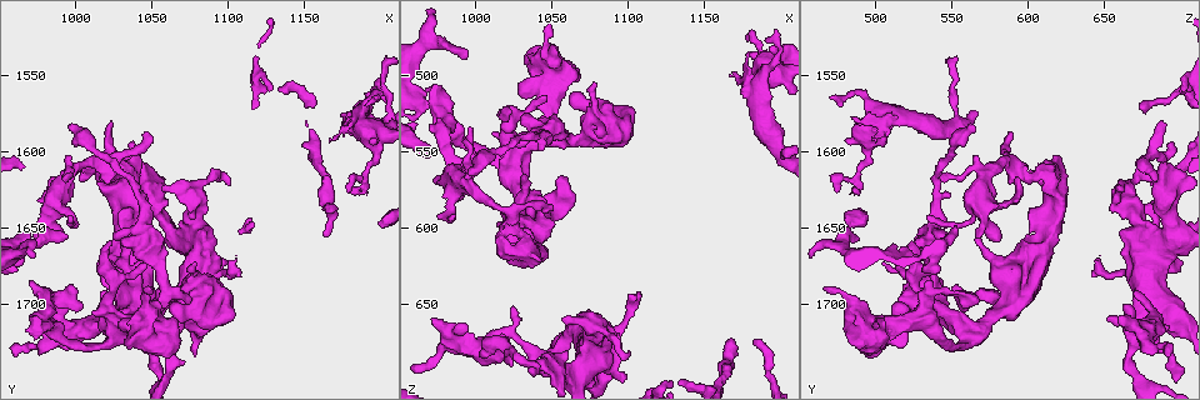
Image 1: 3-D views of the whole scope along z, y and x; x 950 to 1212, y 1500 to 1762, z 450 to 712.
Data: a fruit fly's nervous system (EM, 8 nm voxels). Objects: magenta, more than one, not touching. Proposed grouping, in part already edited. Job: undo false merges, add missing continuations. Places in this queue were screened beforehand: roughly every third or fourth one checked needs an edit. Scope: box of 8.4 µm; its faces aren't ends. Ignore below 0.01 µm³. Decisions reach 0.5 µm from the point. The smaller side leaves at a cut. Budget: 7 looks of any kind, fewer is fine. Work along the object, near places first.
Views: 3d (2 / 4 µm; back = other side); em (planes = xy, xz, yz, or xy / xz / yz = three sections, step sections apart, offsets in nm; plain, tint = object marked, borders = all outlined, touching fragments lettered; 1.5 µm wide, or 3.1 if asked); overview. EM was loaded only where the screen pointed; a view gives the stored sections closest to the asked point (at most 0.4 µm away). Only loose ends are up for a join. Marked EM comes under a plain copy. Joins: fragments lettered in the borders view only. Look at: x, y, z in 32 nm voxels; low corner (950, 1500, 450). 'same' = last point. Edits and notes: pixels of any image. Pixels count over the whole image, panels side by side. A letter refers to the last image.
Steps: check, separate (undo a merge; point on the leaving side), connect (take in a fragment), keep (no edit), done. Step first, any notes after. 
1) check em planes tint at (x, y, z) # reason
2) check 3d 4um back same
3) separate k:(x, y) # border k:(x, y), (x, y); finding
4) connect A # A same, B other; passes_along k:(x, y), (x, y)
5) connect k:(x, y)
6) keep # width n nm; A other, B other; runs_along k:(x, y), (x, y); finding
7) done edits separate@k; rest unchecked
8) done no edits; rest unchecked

check 3d 2um at (1054, 1692, 568) # branch stops here

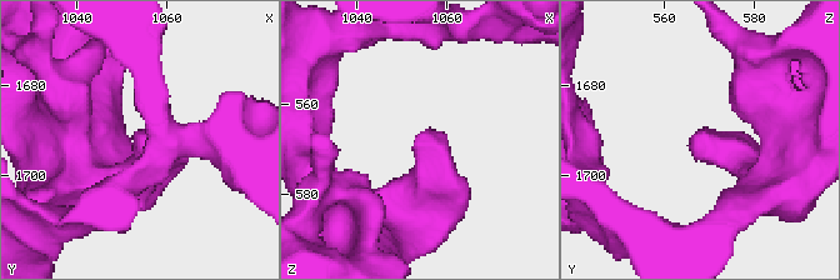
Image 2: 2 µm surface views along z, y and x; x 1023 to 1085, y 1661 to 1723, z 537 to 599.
check em planes borders at (1054, 1691, 567) # need the tissue

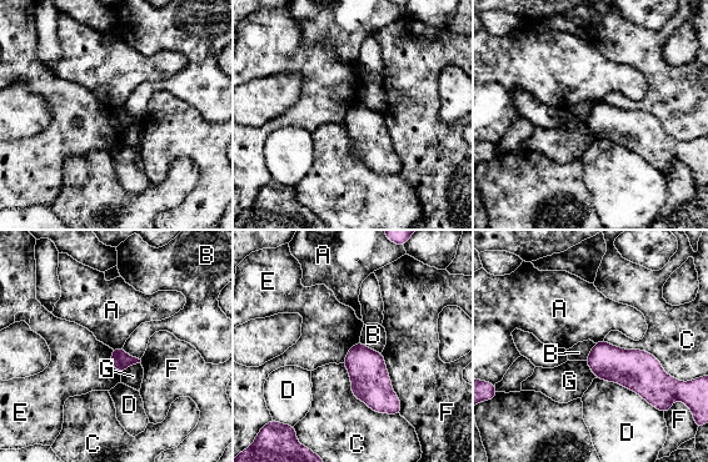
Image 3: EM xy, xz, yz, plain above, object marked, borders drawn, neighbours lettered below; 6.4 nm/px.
keep # A other, B other, C other, D other, E other, F other, G other; border 3:(111, 350), (111, 365), (120, 373); no lettered fragment goes on from it

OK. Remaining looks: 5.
check 3d 4um at (966, 1718, 506) # an open end

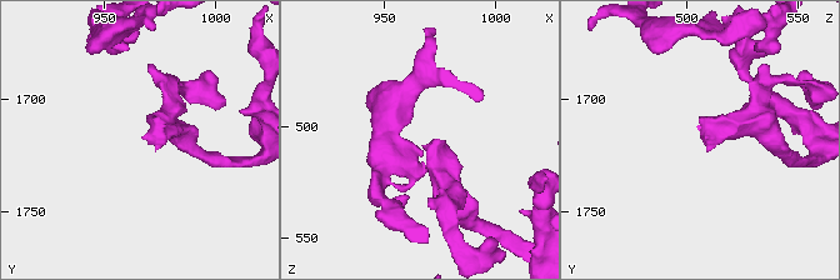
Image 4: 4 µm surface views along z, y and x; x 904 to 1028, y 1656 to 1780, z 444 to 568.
check em planes borders at (967, 1717, 508) # shape alone is not enough

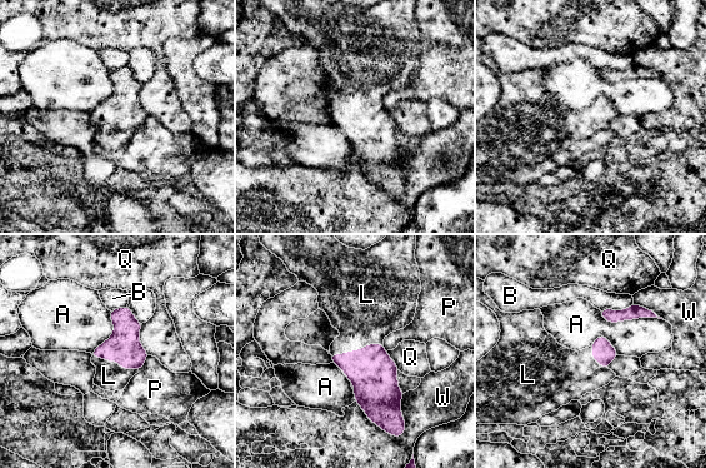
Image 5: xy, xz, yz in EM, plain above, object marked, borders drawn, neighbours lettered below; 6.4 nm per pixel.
connect L # width 150 nm; A other, B other, L same, P other, Q other, W other; it goes on there

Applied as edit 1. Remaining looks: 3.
check em xz step 8 borders at (1180, 1624, 484) # thin end

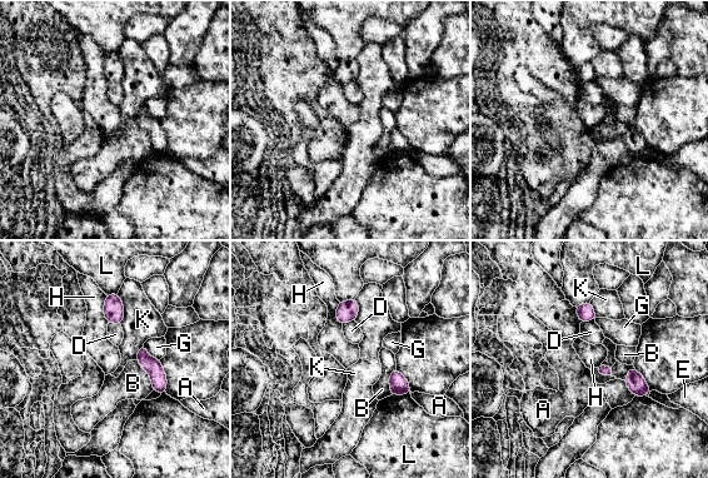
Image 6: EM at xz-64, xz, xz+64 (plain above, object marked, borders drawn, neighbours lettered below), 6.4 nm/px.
check em planes borders same

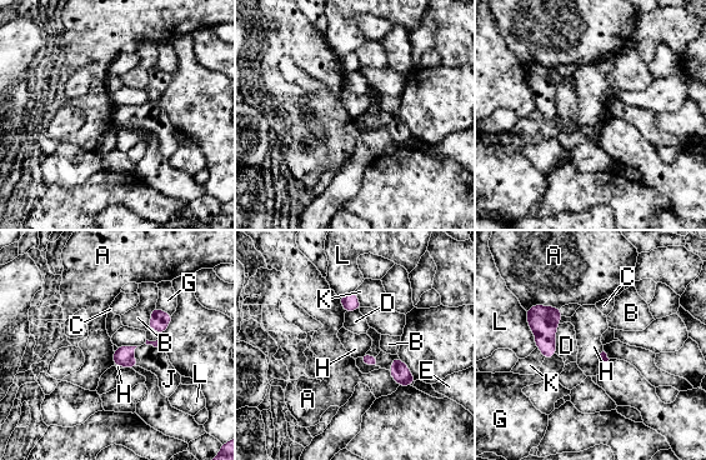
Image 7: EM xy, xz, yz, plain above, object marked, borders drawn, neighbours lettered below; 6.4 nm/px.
connect J # A other, B other, C other, D other, E other, G other, H other, J same, K other, L other; passes_along 7:(124, 356), (134, 356), (153, 359); the cell continues

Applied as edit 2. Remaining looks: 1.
done edits connect@5, connect@7; rest unchecked

